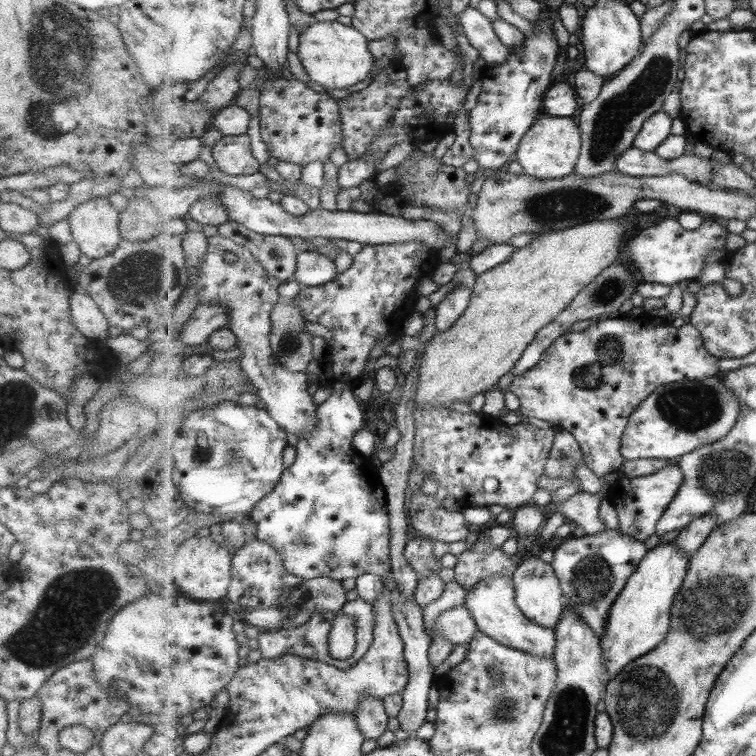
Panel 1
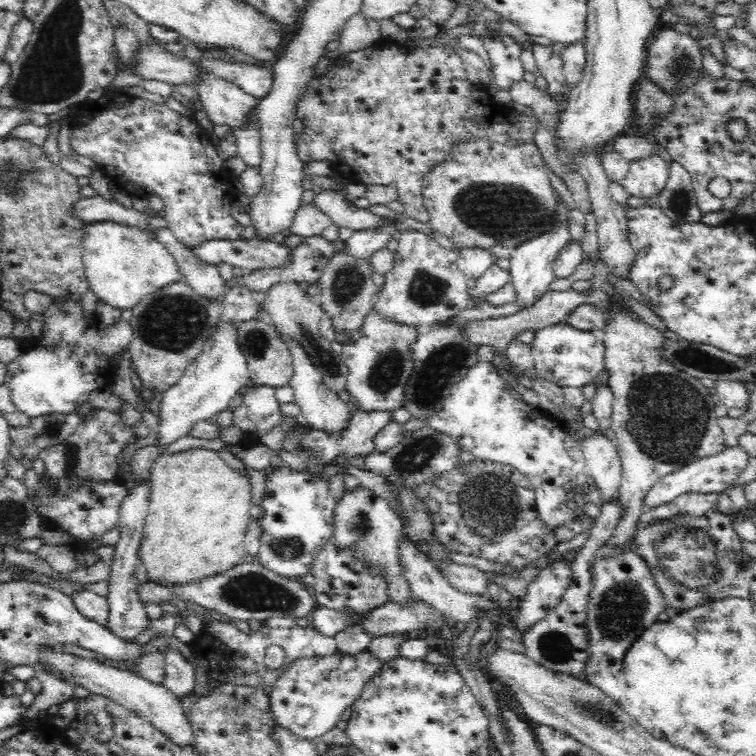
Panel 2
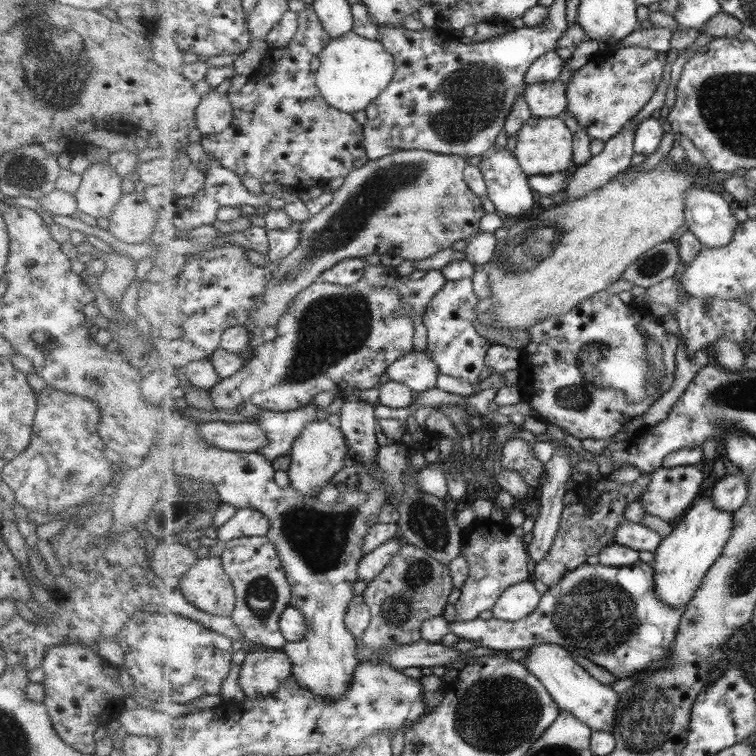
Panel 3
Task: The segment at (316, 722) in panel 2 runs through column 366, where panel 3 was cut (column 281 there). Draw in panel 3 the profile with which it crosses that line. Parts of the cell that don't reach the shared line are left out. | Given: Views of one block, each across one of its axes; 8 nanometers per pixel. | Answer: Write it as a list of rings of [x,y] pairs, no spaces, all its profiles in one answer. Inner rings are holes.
[[[273,649],[267,652],[248,653],[243,661],[239,682],[247,697],[267,696],[278,690],[284,680],[294,674],[294,664],[282,651]]]

